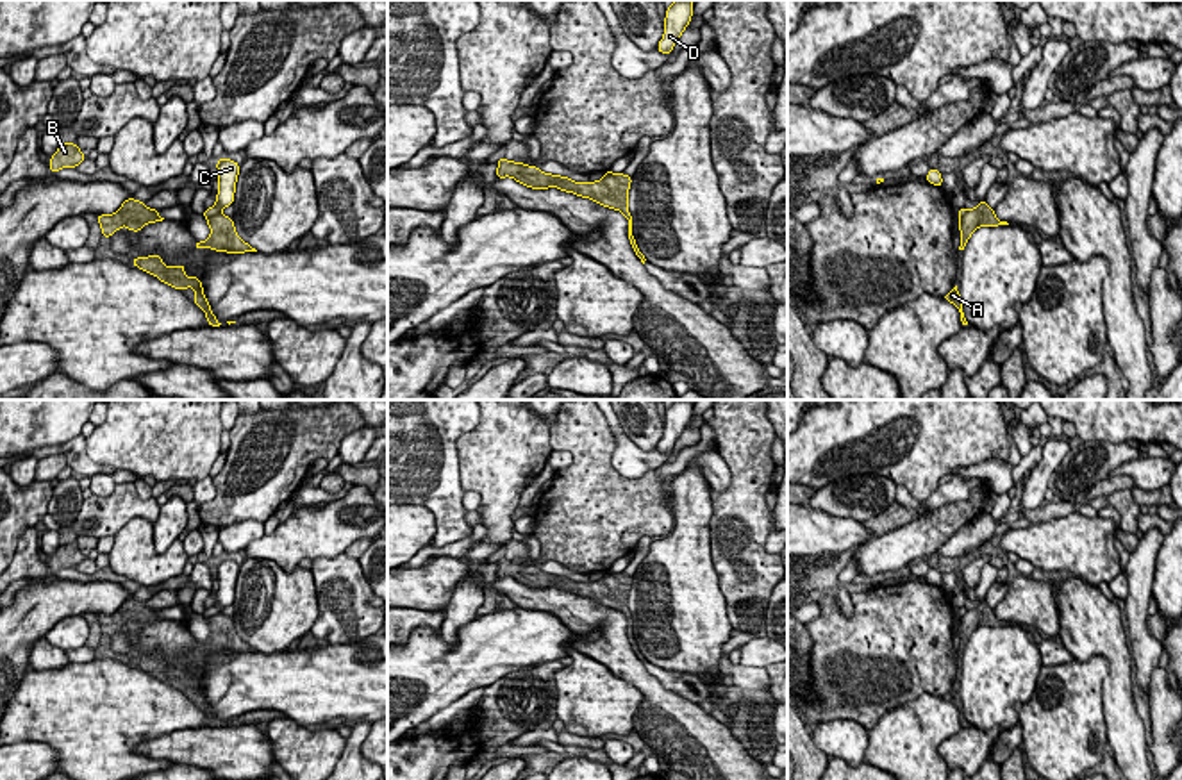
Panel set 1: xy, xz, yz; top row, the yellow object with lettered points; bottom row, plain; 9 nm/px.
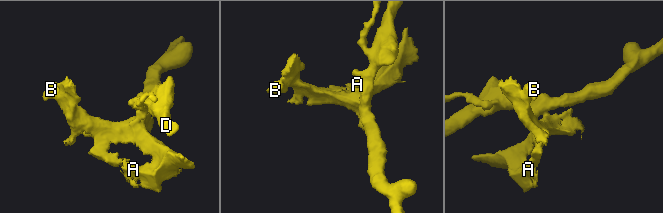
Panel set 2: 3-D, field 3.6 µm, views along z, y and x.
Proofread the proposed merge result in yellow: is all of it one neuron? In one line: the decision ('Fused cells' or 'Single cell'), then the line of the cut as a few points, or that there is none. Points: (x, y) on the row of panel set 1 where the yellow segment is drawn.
Fused cells. Split along xy (220, 211), (206, 218)

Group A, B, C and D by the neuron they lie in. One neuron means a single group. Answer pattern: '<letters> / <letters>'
A B / C D

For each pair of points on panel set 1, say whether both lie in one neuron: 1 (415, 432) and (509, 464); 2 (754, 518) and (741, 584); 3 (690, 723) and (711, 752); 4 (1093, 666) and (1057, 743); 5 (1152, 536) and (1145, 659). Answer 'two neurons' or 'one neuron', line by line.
1: two neurons
2: one neuron
3: one neuron
4: one neuron
5: one neuron

